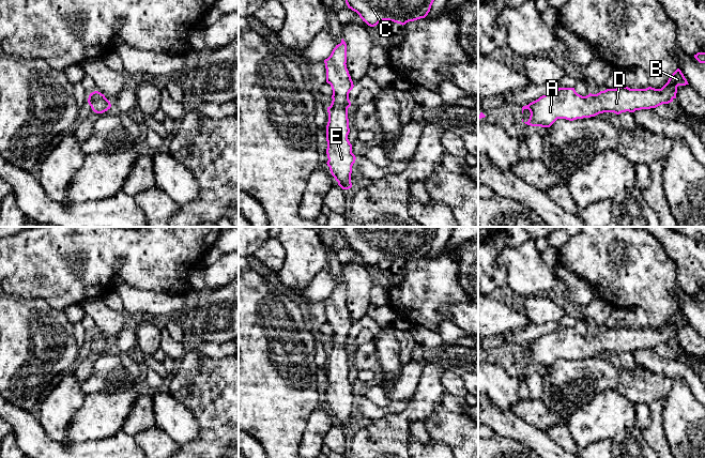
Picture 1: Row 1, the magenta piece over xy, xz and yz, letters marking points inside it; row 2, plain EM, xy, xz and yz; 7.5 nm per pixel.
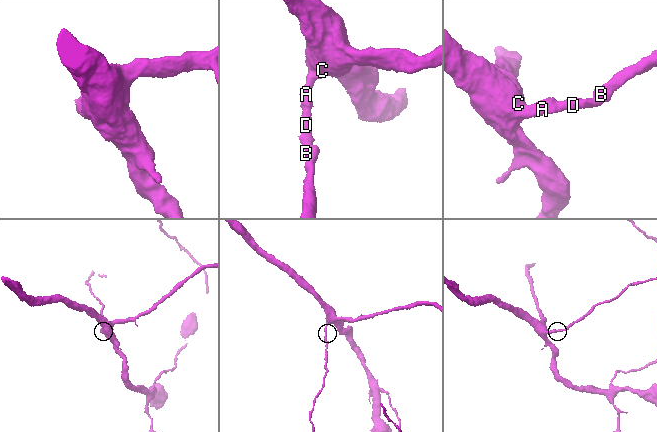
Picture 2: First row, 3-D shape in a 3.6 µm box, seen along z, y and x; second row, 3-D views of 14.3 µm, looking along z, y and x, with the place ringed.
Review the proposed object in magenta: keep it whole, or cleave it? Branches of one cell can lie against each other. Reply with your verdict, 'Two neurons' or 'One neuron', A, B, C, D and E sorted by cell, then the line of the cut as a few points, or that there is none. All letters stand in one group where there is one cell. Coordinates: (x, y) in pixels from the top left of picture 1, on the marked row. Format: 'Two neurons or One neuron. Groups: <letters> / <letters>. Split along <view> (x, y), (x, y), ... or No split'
One neuron. Groups: A B C D E. No split

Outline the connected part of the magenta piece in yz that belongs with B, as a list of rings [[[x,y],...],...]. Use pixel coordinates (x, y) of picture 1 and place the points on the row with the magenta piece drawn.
[[[677,68],[668,82],[661,89],[655,89],[648,87],[646,89],[630,89],[625,86],[620,86],[616,89],[607,89],[600,91],[597,94],[589,93],[586,96],[578,94],[574,88],[558,88],[557,90],[540,96],[538,100],[522,107],[522,113],[524,109],[528,109],[531,112],[527,122],[524,122],[531,126],[550,127],[557,119],[566,119],[573,121],[577,119],[591,118],[603,112],[614,112],[619,114],[622,112],[634,112],[641,109],[656,108],[662,104],[669,104],[676,98],[677,87],[689,85],[684,74]]]

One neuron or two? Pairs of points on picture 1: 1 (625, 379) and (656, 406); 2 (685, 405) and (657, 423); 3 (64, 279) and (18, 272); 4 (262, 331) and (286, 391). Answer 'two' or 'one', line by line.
1: two
2: two
3: one
4: one

